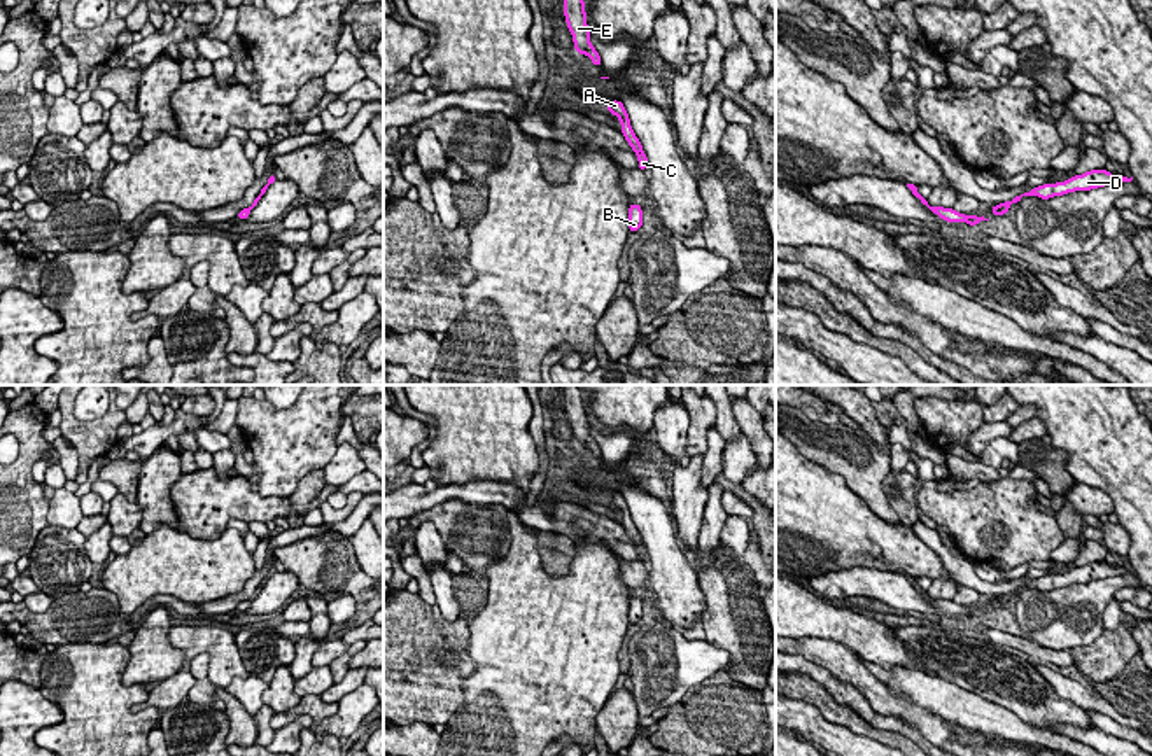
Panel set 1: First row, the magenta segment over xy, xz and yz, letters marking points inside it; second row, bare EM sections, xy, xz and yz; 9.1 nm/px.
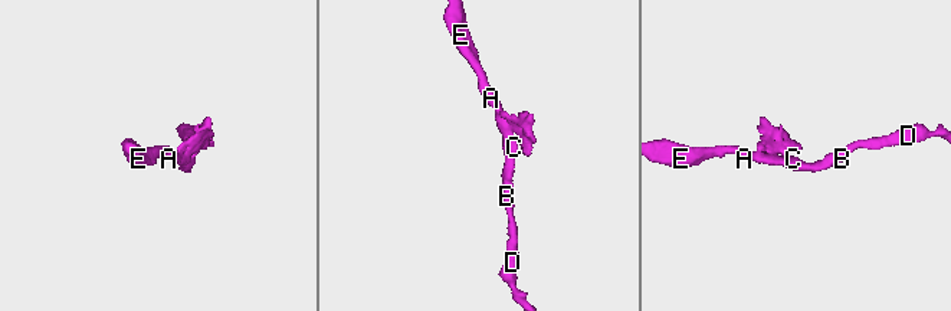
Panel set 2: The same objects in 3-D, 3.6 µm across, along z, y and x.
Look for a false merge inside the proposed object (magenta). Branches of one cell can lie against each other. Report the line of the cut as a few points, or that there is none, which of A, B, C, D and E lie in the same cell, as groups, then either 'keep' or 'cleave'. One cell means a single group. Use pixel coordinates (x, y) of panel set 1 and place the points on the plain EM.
no cut | A B C D E | keep

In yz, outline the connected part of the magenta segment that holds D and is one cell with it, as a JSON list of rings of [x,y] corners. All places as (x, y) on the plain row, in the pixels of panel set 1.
[[[1091,562],[1085,564],[1082,567],[1073,567],[1071,570],[1064,572],[1064,574],[1056,574],[1056,576],[1043,576],[1038,579],[1033,579],[1031,583],[1015,588],[1010,593],[1000,595],[991,598],[994,609],[998,609],[1000,606],[1005,607],[1008,606],[1008,598],[1014,595],[1019,595],[1022,588],[1038,588],[1042,592],[1049,592],[1054,588],[1063,588],[1068,584],[1075,584],[1075,583],[1091,583],[1091,581],[1098,581],[1098,579],[1105,579],[1105,578],[1113,578],[1113,576],[1120,576],[1120,574],[1131,574],[1133,569],[1113,569],[1110,564],[1106,562]]]

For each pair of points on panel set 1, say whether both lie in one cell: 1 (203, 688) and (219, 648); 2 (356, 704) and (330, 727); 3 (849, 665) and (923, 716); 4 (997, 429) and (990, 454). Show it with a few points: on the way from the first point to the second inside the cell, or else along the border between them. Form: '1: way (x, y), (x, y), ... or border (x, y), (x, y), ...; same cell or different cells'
1: border (196, 653), (209, 657), (209, 678), (217, 686); different cells
2: way (349, 711), (337, 723); same cell
3: way (867, 685), (885, 702), (904, 709); same cell
4: border (1005, 436), (993, 438), (979, 452); different cells

